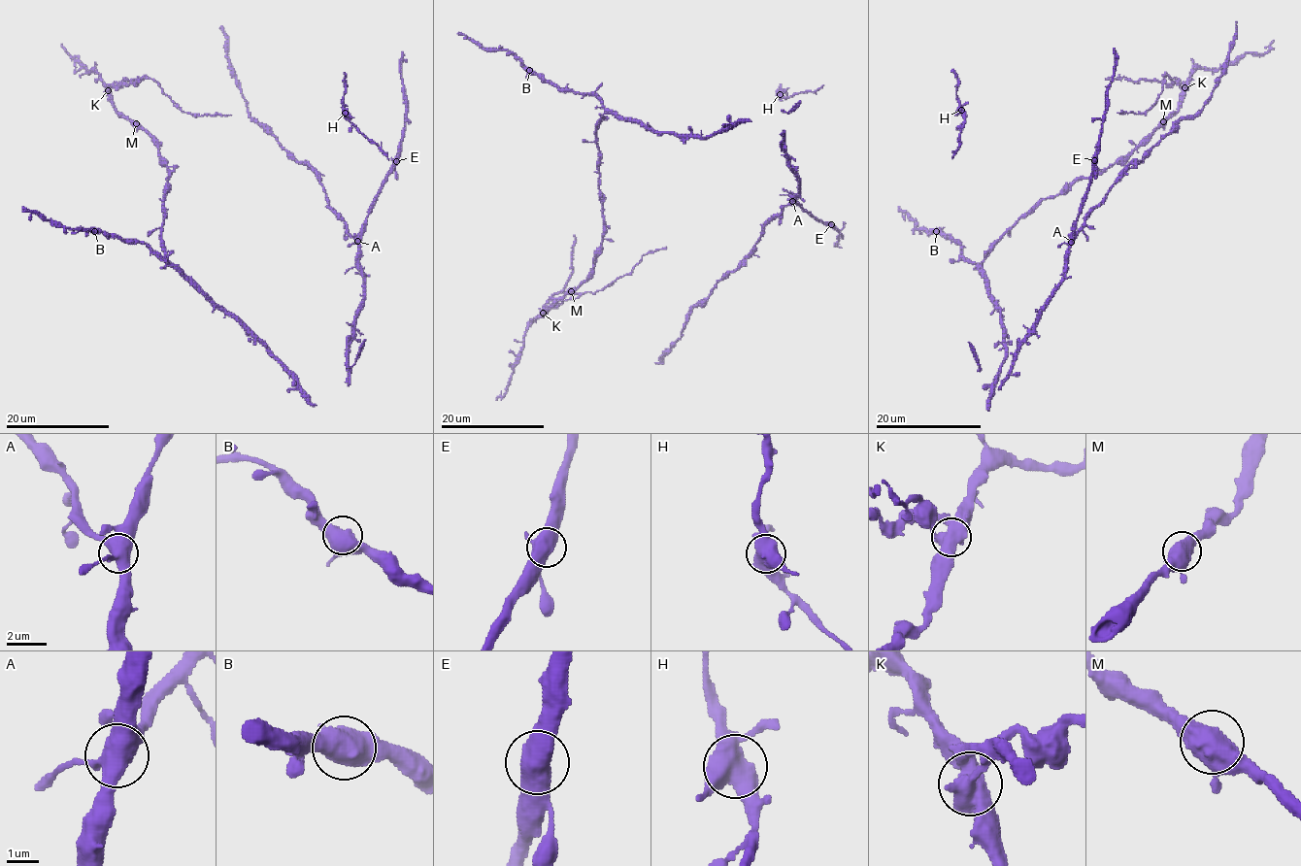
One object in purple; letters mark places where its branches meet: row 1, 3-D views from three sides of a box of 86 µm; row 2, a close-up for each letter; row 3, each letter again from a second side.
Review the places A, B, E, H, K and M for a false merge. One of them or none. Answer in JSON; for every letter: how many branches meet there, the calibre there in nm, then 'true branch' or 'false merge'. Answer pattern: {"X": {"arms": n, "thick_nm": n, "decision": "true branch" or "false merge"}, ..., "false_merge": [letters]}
{"A": {"arms": 4, "thick_nm": 500, "decision": "true branch"}, "B": {"arms": 3, "thick_nm": 550, "decision": "true branch"}, "E": {"arms": 3, "thick_nm": 550, "decision": "true branch"}, "H": {"arms": 4, "thick_nm": 500, "decision": "true branch"}, "K": {"arms": 4, "thick_nm": 600, "decision": "false merge"}, "M": {"arms": 3, "thick_nm": 550, "decision": "true branch"}, "false_merge": ["K"]}

